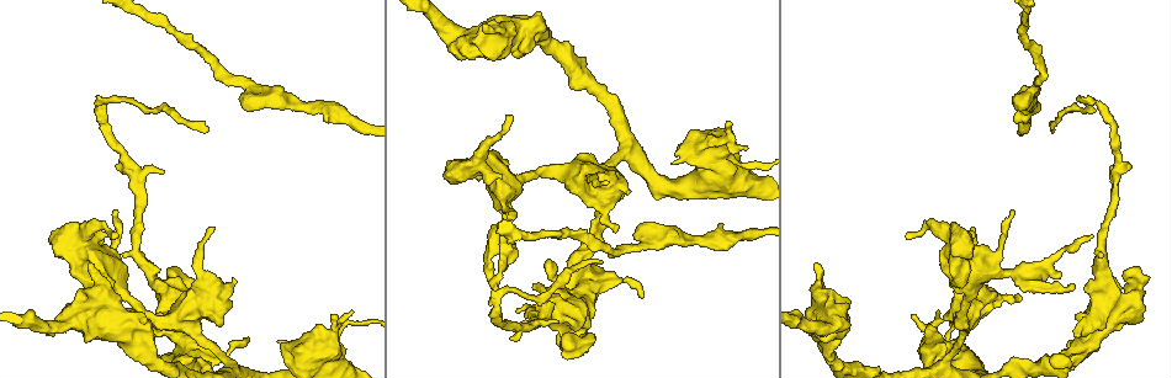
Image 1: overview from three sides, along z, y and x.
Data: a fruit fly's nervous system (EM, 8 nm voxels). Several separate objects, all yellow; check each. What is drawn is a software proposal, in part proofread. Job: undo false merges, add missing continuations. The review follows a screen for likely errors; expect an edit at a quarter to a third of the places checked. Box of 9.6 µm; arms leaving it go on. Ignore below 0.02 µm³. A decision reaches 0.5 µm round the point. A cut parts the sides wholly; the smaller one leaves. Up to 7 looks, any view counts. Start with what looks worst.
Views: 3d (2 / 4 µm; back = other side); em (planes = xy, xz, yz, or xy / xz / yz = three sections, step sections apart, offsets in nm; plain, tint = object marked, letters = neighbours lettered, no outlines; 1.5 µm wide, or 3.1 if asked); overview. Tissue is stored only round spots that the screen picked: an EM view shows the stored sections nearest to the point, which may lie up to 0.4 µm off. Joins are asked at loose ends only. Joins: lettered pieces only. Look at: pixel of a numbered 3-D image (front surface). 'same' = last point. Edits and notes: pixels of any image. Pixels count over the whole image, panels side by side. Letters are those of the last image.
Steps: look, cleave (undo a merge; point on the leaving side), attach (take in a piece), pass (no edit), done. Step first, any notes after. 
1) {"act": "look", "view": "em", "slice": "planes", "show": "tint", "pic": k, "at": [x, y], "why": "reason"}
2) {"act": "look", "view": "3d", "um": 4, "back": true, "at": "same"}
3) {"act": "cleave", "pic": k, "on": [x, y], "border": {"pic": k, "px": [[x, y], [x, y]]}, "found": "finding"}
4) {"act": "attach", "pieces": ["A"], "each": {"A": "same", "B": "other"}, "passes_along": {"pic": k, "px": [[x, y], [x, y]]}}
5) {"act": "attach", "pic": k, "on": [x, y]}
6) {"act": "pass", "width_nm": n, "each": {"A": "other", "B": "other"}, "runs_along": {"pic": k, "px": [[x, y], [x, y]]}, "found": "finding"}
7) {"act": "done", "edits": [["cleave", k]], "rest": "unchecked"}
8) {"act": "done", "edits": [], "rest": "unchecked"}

{"act": "look", "view": "3d", "um": 4, "pic": 1, "at": [248, 336], "why": "branch stops here"}

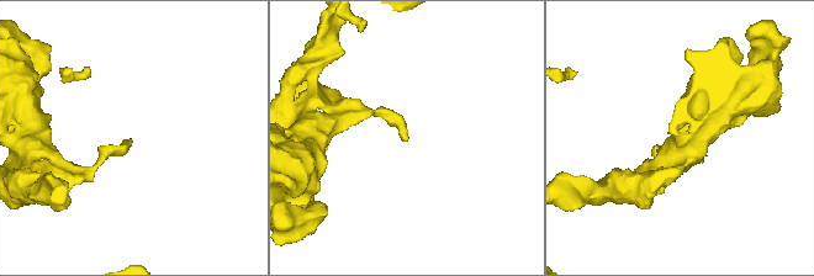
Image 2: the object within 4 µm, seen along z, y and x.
{"act": "look", "view": "em", "slice": "planes", "show": "tint", "pic": 2, "at": [405, 139]}

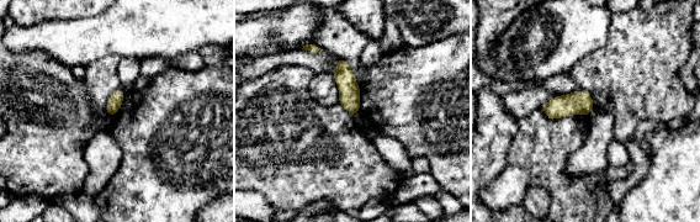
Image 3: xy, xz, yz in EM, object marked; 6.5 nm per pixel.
{"act": "look", "view": "em", "slice": "planes", "show": "letters", "at": "same", "why": "see the neighbours"}

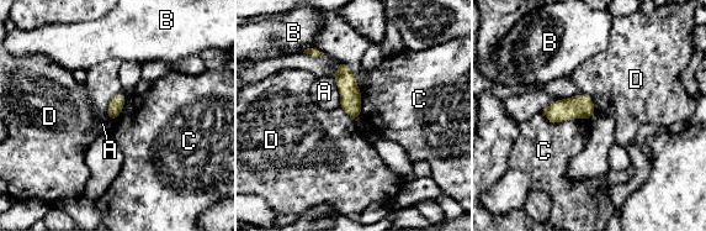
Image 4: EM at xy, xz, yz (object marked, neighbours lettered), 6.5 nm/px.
{"act": "pass", "each": {"A": "other", "B": "other", "C": "other", "D": "other"}, "border": {"pic": 4, "px": [[121, 90], [111, 100], [106, 115]]}, "found": "no lettered piece goes on from it"}

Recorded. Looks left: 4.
{"act": "look", "view": "em", "um": 3.1, "slice": "planes", "show": "tint", "pic": 1, "at": [228, 365], "why": "calibre changes"}

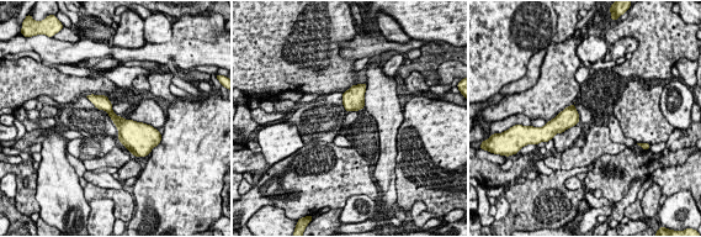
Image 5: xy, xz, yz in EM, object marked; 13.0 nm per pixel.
{"act": "look", "view": "em", "um": 3.1, "slice": "planes", "show": "letters", "at": "same"}

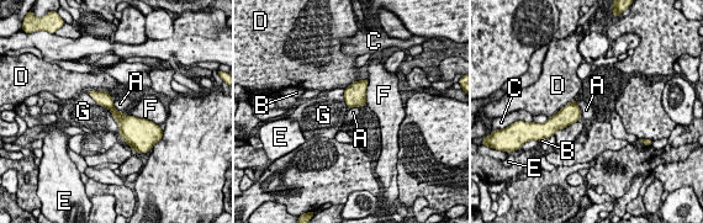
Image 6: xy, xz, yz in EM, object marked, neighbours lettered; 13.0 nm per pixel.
{"act": "pass", "each": {"A": "other", "B": "other", "C": "other", "D": "other", "E": "other", "F": "other", "G": "other"}, "border": {"pic": 6, "px": [[88, 93], [109, 110], [120, 134]]}, "found": "one cell here"}

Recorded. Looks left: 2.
{"act": "look", "view": "em", "slice": "xz", "step": 4, "show": "tint", "pic": 1, "at": [502, 177], "why": "stops while still wide"}

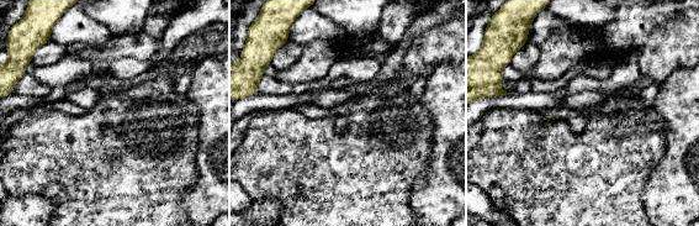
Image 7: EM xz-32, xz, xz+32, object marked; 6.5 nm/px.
{"act": "look", "view": "em", "slice": "planes", "show": "letters", "at": "same", "why": "cut it another way"}

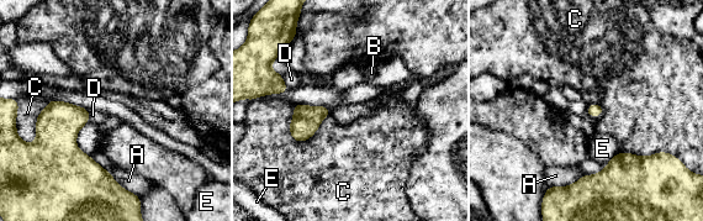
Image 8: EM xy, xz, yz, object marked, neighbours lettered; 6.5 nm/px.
{"act": "pass", "each": {"A": "other", "B": "other", "C": "other", "D": "other", "E": "other"}, "found": "no lettered piece goes on from it"}

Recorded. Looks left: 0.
{"act": "done", "edits": [], "rest": "unchecked"}

